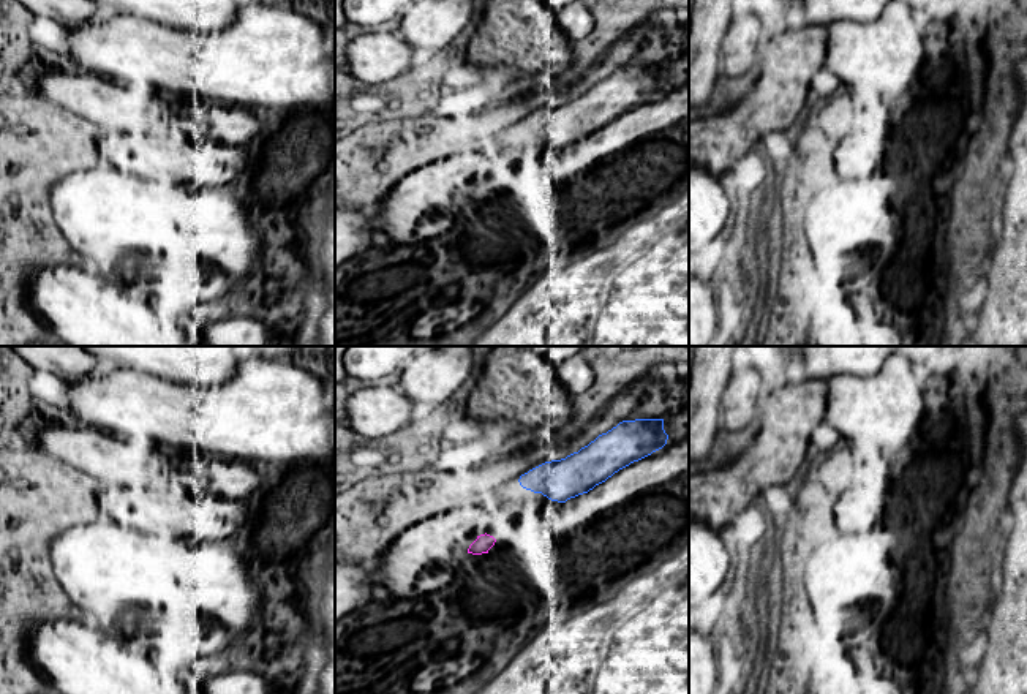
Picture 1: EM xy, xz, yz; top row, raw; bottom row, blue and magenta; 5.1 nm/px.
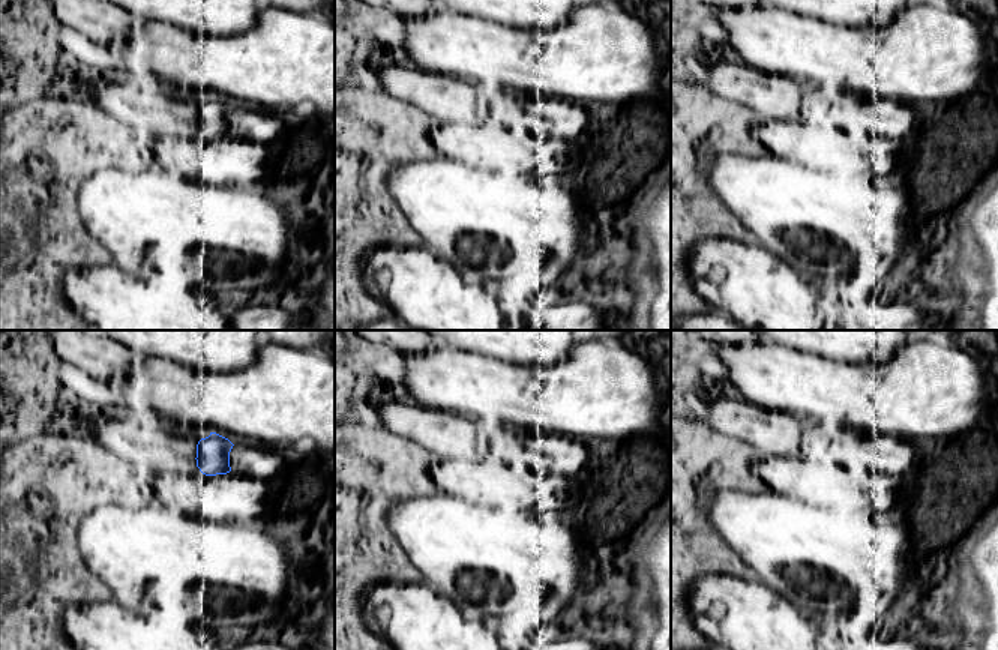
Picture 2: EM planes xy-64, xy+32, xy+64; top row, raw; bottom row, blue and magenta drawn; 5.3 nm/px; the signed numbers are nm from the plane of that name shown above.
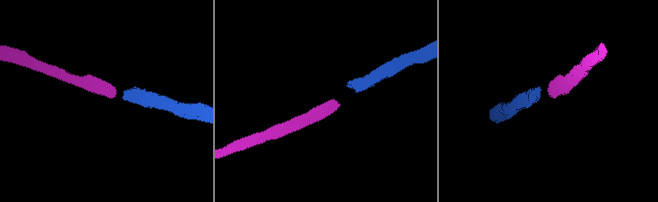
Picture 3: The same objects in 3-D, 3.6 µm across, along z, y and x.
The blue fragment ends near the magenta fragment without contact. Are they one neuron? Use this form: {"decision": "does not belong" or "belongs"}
{"decision": "does not belong"}

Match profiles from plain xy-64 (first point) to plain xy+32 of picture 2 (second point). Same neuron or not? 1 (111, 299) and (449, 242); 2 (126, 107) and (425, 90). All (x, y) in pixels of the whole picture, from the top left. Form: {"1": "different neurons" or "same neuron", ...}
{"1": "different neurons", "2": "same neuron"}

